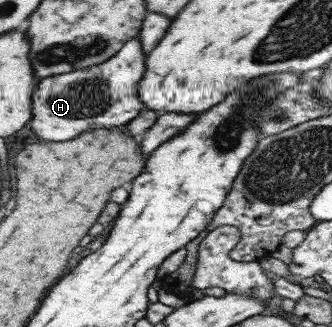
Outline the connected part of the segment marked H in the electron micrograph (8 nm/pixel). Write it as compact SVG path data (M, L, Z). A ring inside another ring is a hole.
M129 40L106 62L39 80L31 94L29 130L39 140L65 142L91 128L125 126L143 110L135 91L145 68L144 58L141 44Z

